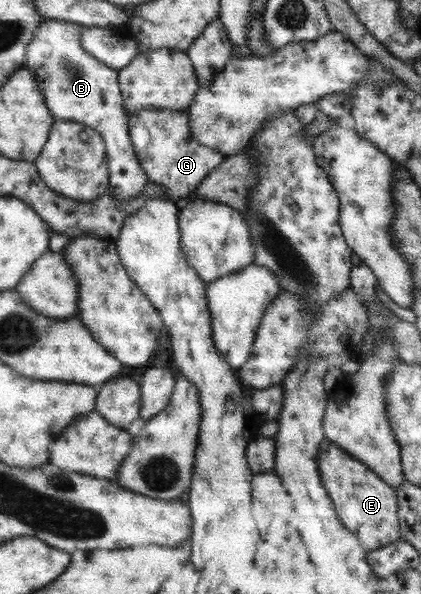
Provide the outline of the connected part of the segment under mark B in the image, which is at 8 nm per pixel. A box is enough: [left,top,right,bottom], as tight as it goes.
[23,19,148,203]

